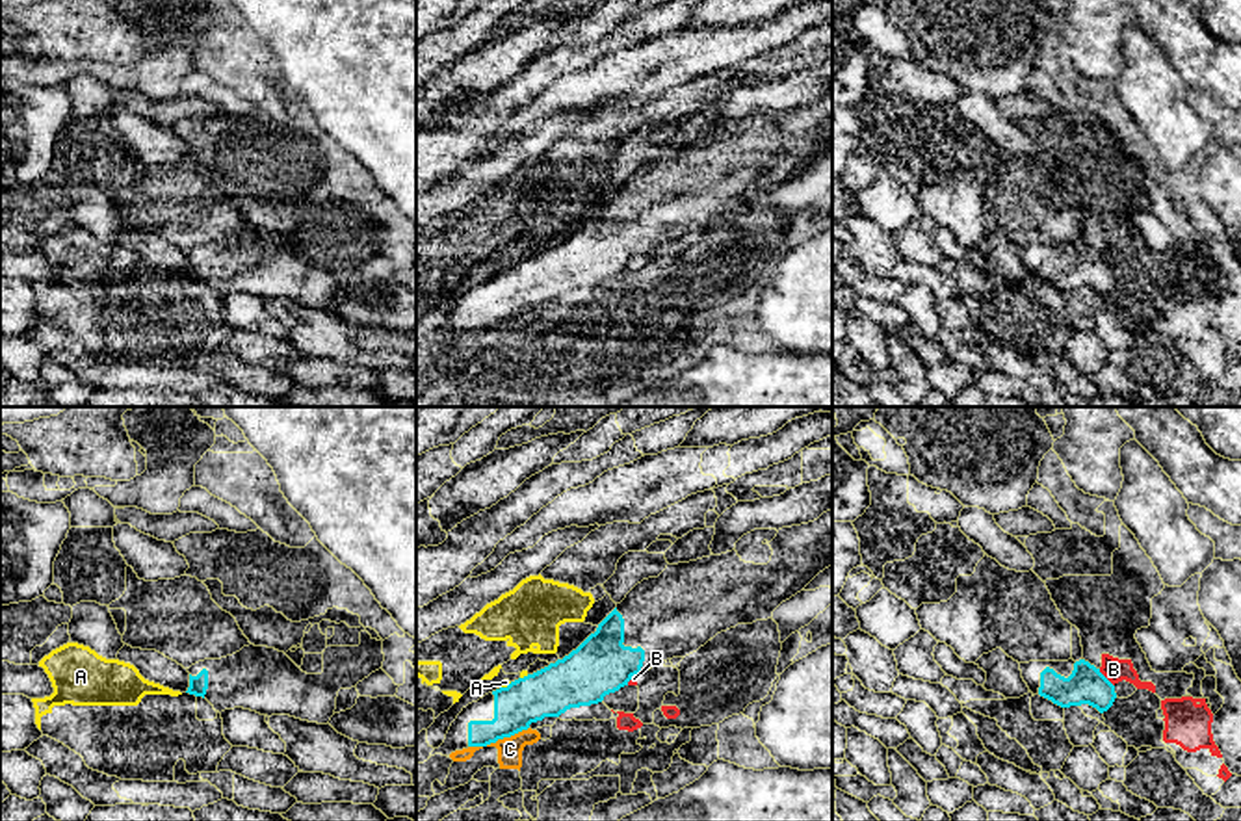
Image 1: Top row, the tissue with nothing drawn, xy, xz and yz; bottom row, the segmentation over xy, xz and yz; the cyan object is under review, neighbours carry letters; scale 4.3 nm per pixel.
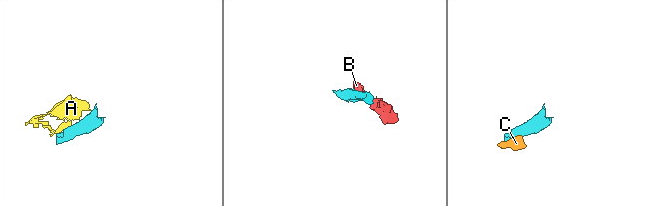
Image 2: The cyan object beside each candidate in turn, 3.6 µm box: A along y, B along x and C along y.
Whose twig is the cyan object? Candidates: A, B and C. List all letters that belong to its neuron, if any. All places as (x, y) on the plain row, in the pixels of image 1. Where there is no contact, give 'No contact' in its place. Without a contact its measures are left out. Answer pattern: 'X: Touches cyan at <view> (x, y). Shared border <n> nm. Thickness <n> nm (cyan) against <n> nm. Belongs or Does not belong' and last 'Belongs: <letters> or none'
A: Touches cyan at xz (508, 270). Shared border 60 nm. Thickness 220 nm (cyan) against 30 nm. Does not belong
B: Touches cyan at yz (1106, 262). Shared border 100 nm. Thickness 160 nm (cyan) against 100 nm. Does not belong
C: Touches cyan at xz (506, 320). Shared border 200 nm. Thickness 200 nm (cyan) against 110 nm. Does not belong
Belongs: none

